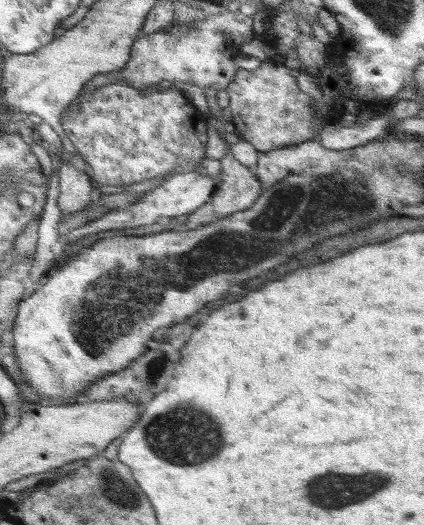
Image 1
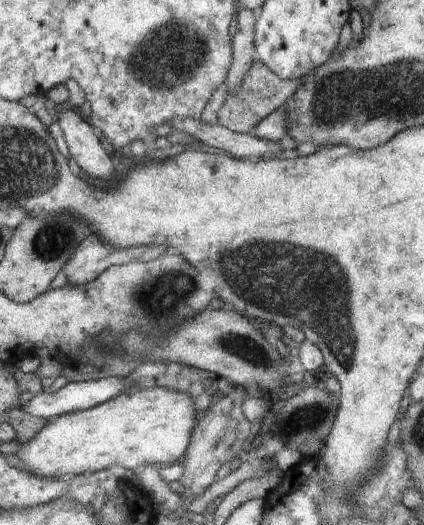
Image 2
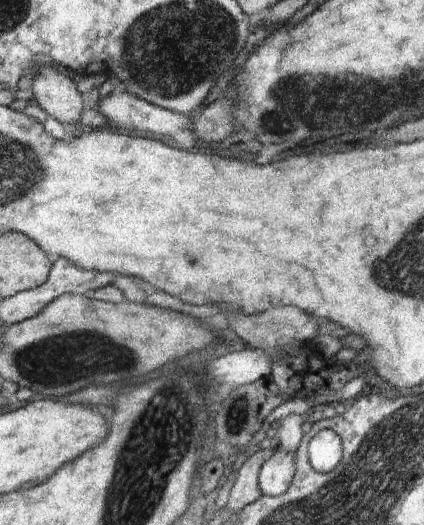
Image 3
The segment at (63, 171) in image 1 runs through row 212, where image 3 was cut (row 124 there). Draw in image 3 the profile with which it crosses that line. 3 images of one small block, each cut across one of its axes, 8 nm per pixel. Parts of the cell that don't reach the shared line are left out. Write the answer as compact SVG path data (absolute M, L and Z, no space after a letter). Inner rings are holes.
M52 64L37 66L34 75L31 82L33 102L58 122L76 127L86 107L76 81L57 71Z

